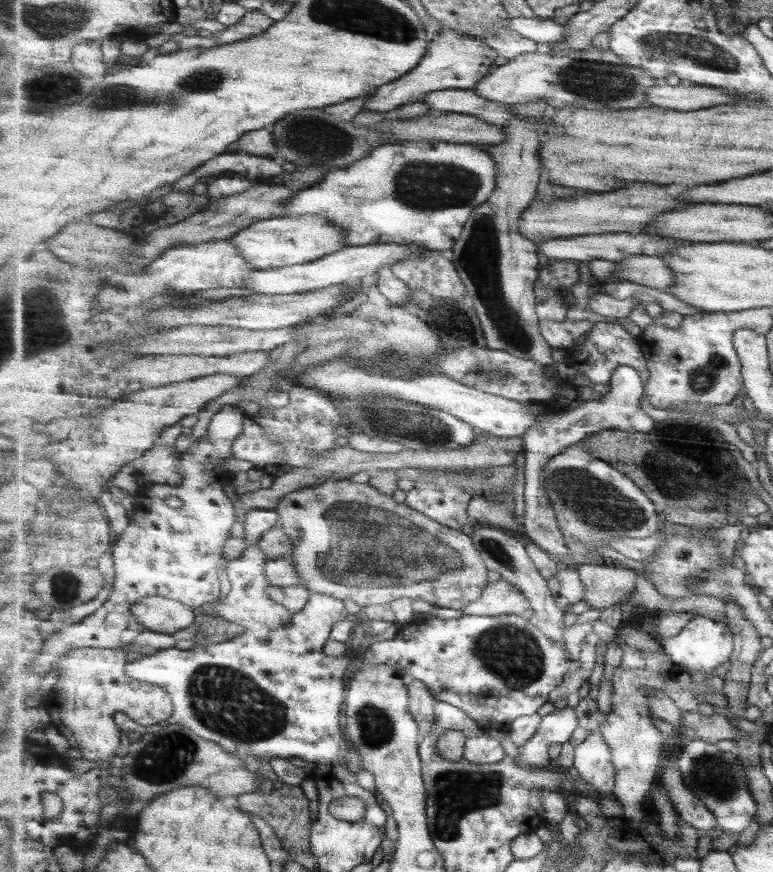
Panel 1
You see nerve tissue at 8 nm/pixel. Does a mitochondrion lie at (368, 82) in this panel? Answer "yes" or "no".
no

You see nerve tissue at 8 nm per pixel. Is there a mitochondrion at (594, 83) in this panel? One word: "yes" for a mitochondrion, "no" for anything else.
yes

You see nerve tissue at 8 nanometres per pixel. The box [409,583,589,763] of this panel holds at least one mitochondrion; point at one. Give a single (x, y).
(518, 662)

